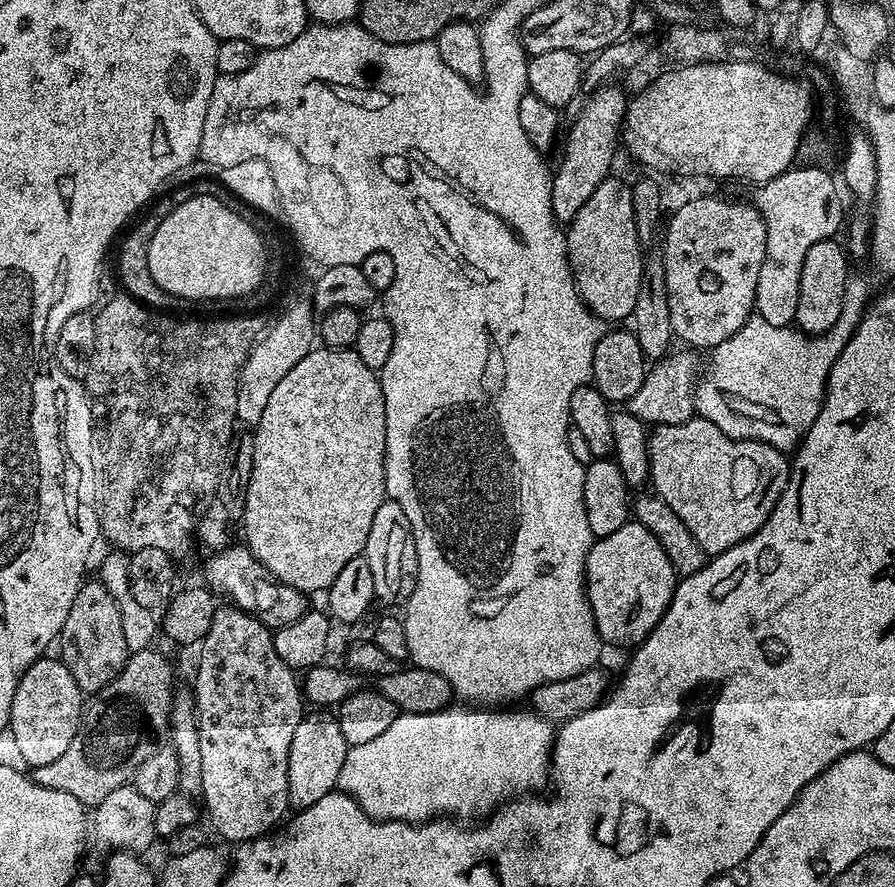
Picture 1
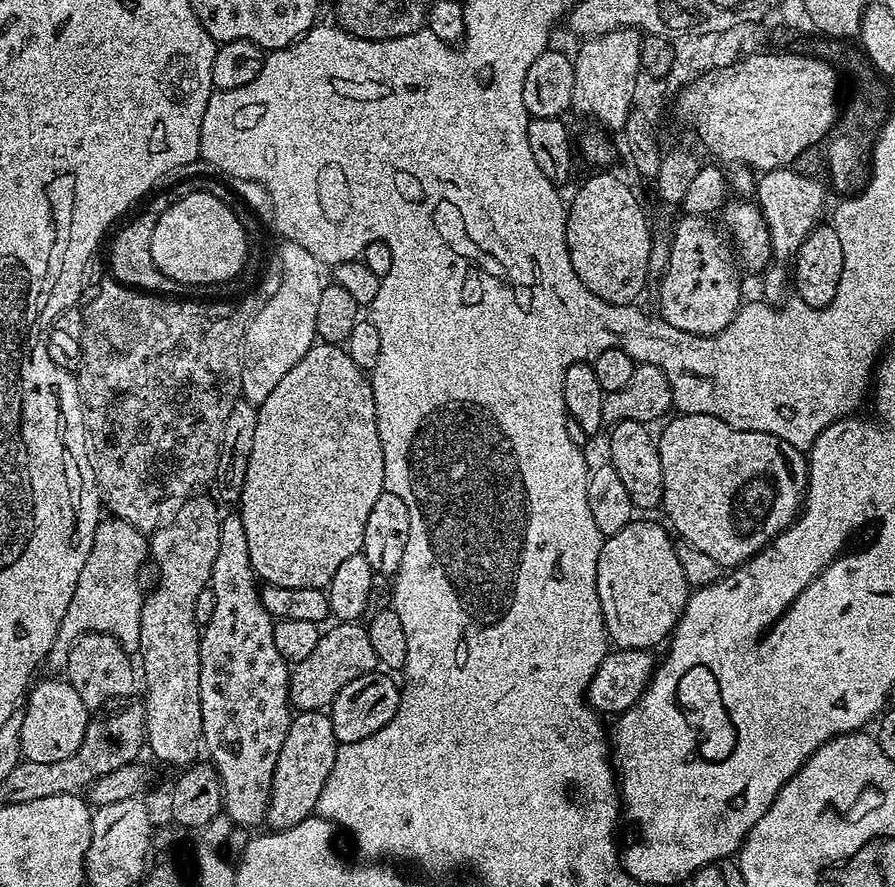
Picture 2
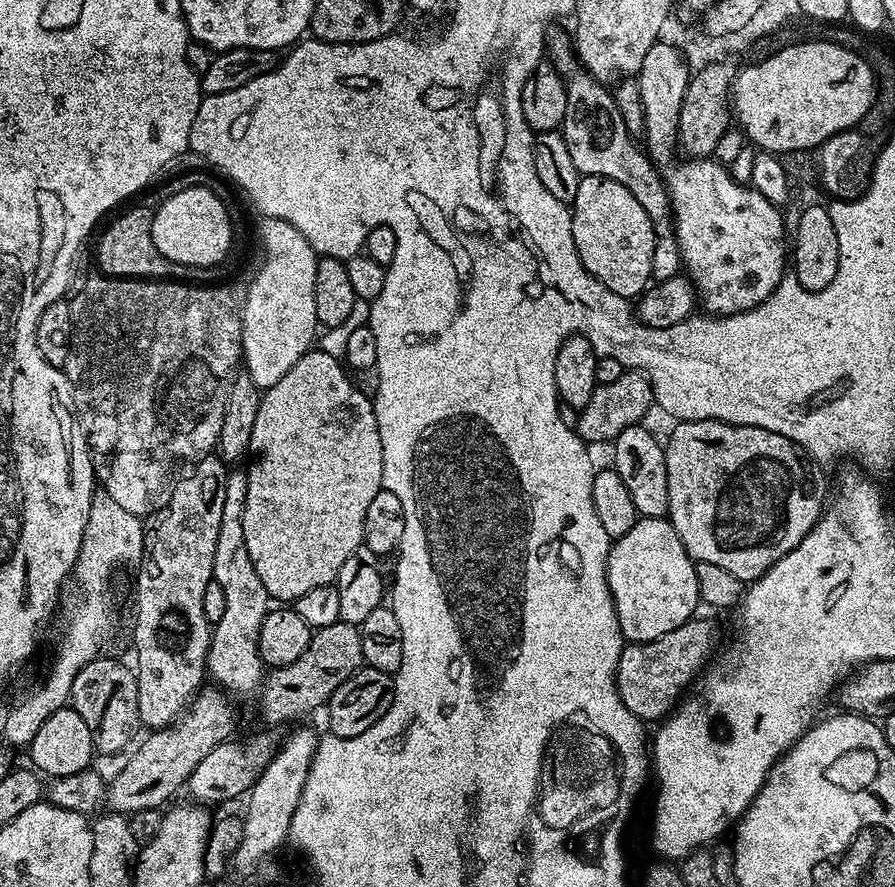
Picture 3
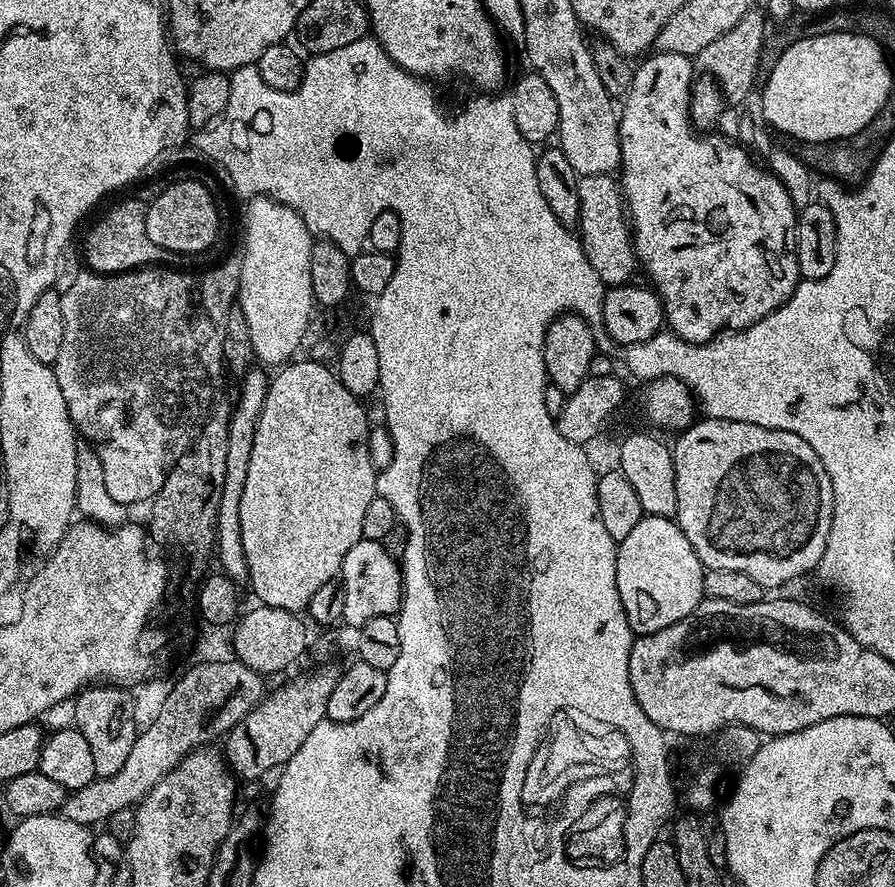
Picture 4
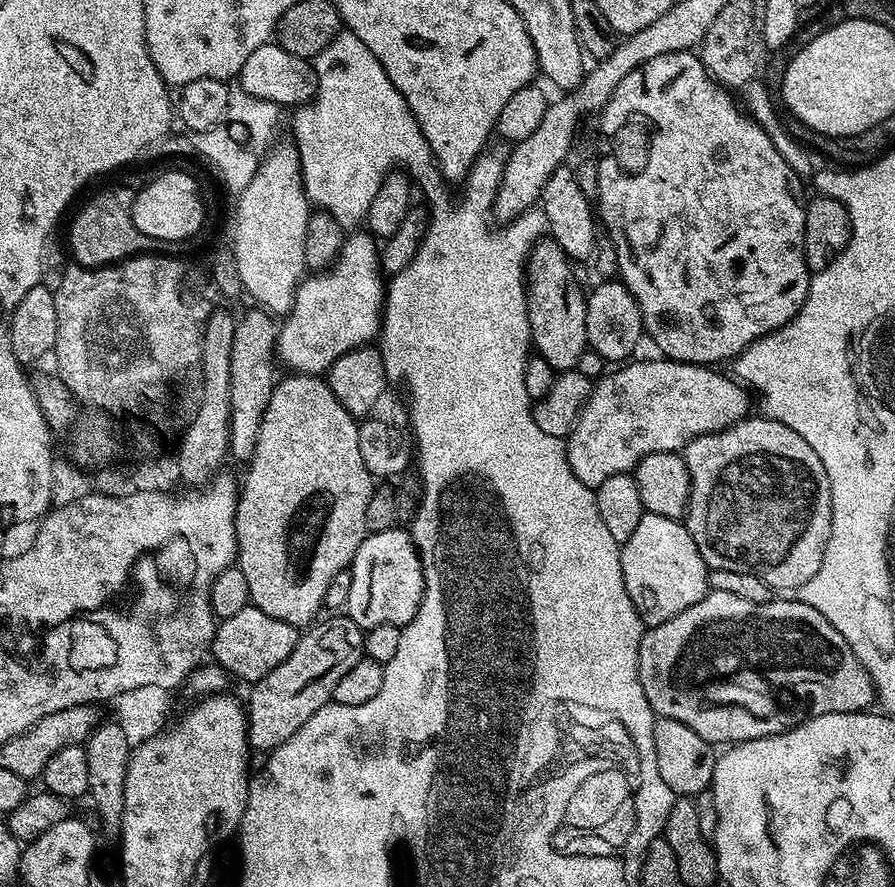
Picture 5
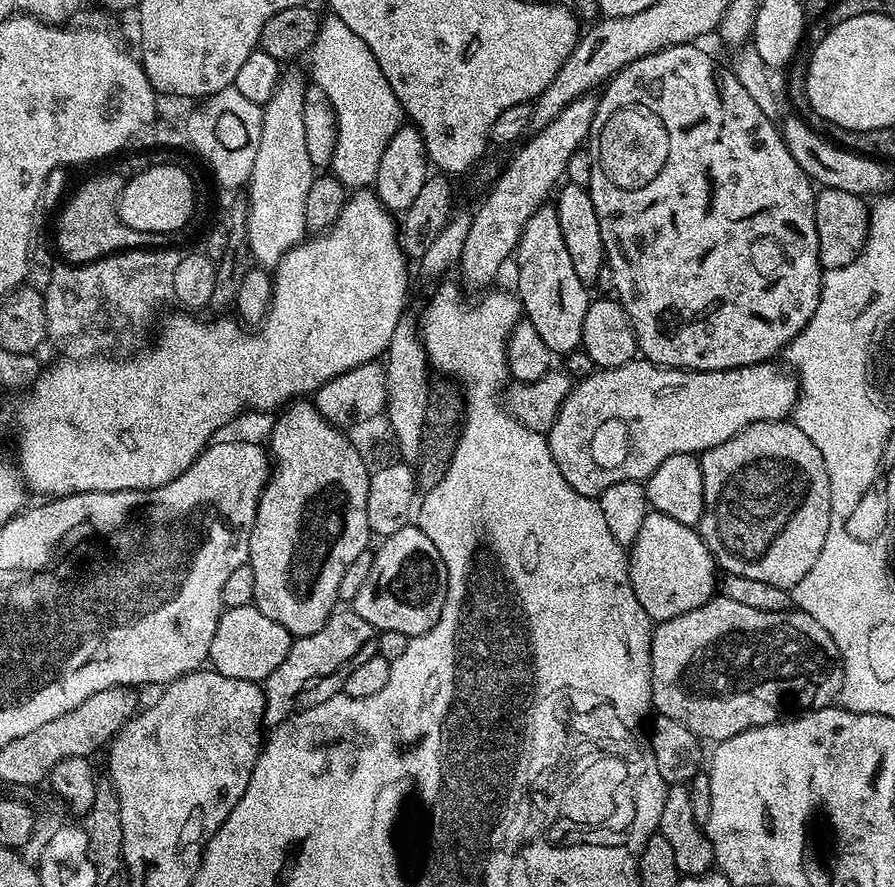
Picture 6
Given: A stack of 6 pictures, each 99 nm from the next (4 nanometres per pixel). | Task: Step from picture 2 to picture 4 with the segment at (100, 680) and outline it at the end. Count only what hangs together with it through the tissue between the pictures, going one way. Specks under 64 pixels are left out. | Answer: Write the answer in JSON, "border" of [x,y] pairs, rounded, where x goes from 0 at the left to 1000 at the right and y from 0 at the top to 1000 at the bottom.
{"border":[[[120,769],[104,771],[84,786],[80,796],[80,807],[85,811],[82,812],[83,818],[101,840],[108,876],[132,873],[132,868],[136,868],[137,861],[141,860],[145,841],[150,841],[154,829],[146,779],[142,775]]]}

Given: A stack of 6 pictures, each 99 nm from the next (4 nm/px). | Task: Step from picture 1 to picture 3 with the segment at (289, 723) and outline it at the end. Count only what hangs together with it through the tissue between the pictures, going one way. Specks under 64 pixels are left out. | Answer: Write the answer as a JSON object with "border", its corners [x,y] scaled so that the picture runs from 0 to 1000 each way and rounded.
{"border":[[[261,528],[256,531],[237,645],[238,655],[248,661],[253,688],[236,709],[237,723],[234,724],[231,742],[231,761],[236,764],[238,762],[242,767],[238,768],[251,781],[265,780],[268,785],[285,776],[287,779],[295,770],[297,750],[288,733],[288,715],[302,689],[302,673],[297,661],[293,661],[293,652],[288,652],[288,643],[284,643],[284,634],[279,634],[272,596],[270,579],[274,575],[276,547],[277,536],[272,529]]]}

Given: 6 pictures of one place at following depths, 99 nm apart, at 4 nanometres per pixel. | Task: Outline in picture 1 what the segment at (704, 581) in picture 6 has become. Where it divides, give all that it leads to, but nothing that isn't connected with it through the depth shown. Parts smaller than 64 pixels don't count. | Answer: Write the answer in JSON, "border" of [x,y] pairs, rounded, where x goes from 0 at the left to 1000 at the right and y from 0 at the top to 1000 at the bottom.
{"border":[[[703,589],[686,602],[663,608],[653,639],[653,661],[672,723],[676,727],[716,726],[744,692],[756,657],[755,644],[749,629],[744,629],[744,620],[740,620],[740,611],[722,593]]]}

